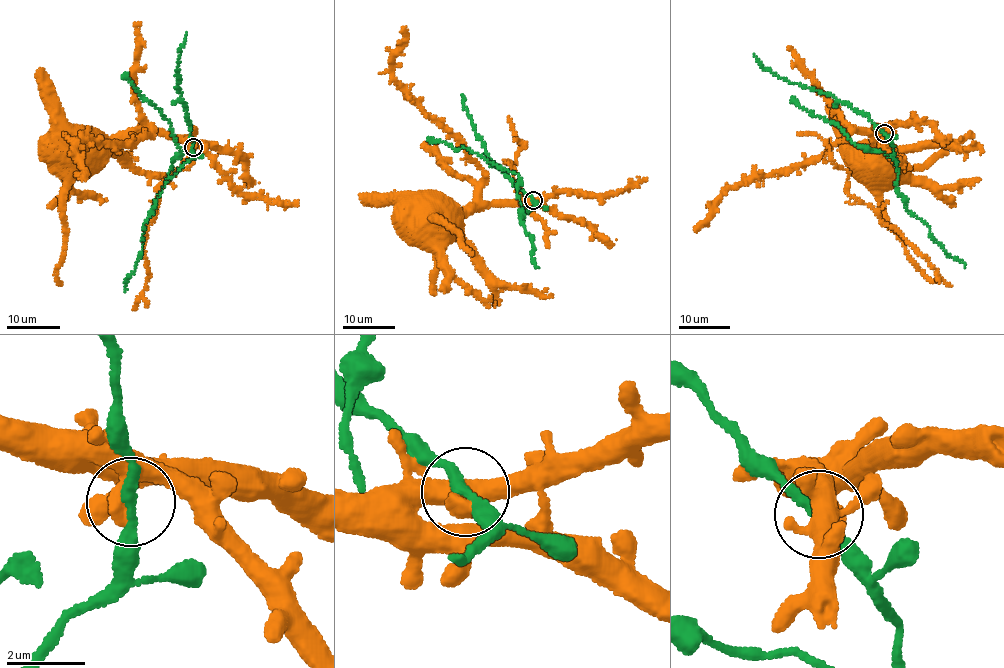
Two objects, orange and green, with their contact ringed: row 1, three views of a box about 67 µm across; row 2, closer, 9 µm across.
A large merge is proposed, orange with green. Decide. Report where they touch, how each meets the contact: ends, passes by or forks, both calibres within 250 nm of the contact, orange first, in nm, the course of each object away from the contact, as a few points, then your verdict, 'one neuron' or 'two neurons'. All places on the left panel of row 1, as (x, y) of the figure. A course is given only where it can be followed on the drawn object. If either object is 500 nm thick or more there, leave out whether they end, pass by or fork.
at (193, 147); orange passes by; green passes by; 440 nm thick on the orange side, 280 nm on the other; orange runs (191, 147), (189, 142), (157, 133), (130, 131), (115, 140), (105, 139), (91, 130), (73, 127); green runs (193, 148), (191, 157), (169, 177), (172, 161), (182, 153), (166, 119), (158, 108), (140, 96), (126, 72); one neuron

